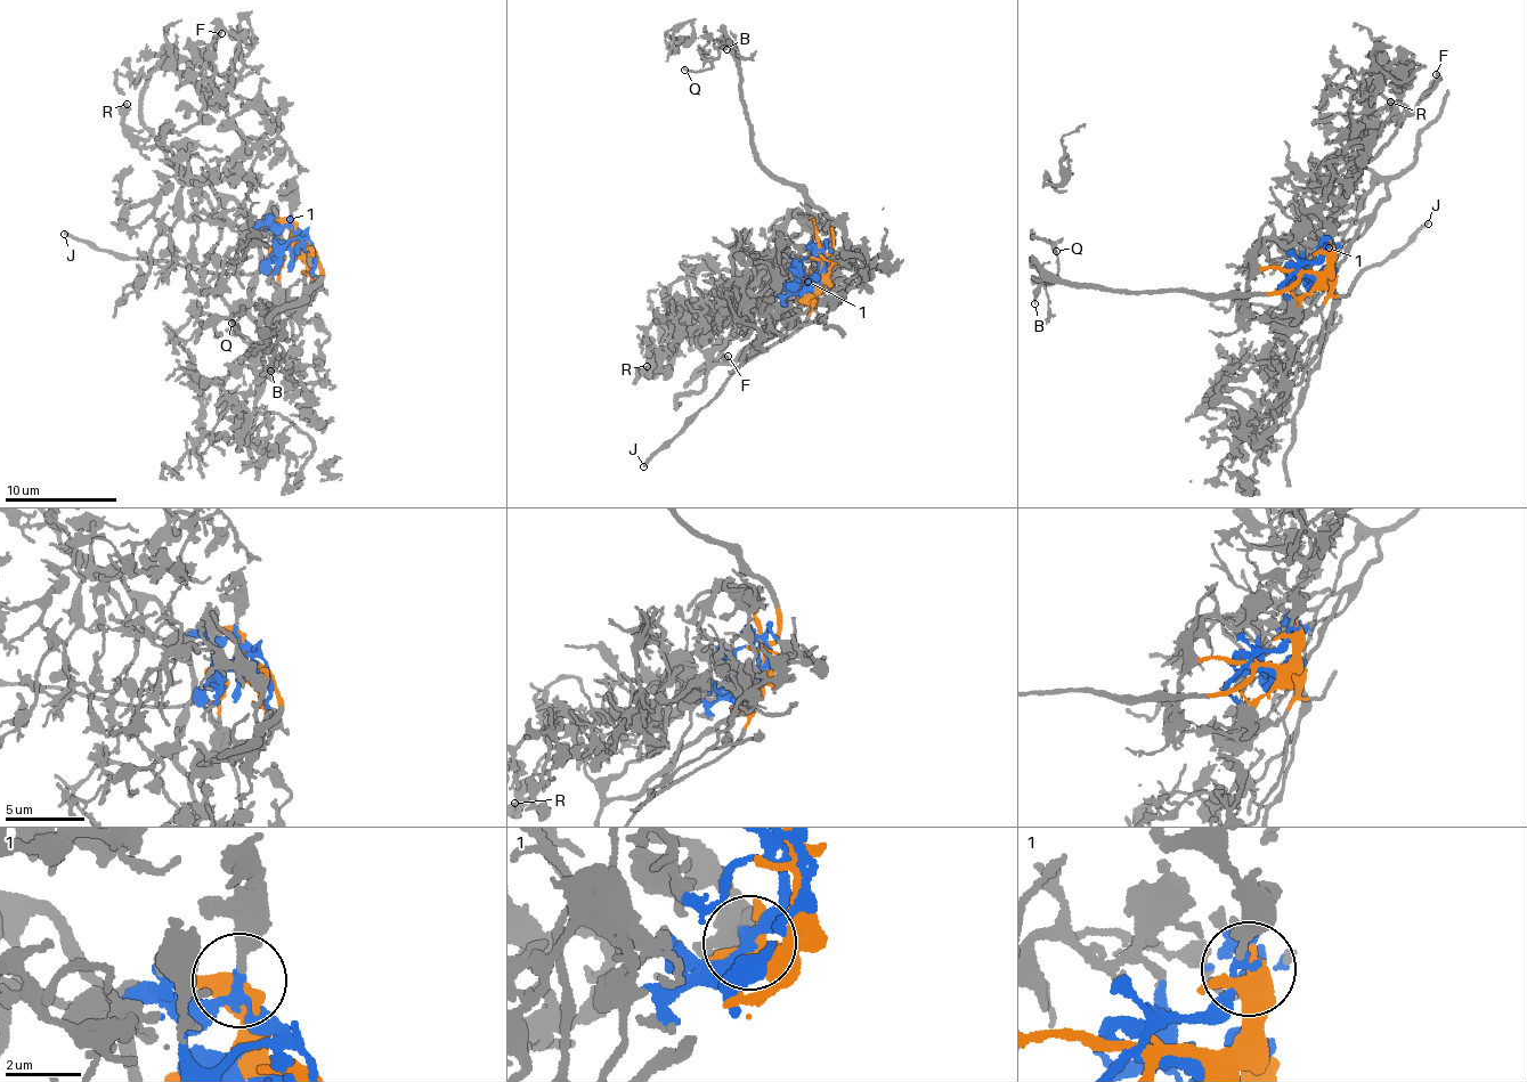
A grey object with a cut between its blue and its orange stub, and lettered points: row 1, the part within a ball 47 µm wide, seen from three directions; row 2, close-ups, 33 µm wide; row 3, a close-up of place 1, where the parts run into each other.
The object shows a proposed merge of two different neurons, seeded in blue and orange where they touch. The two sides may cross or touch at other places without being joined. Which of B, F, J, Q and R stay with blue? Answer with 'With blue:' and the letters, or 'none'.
With blue: F, R

